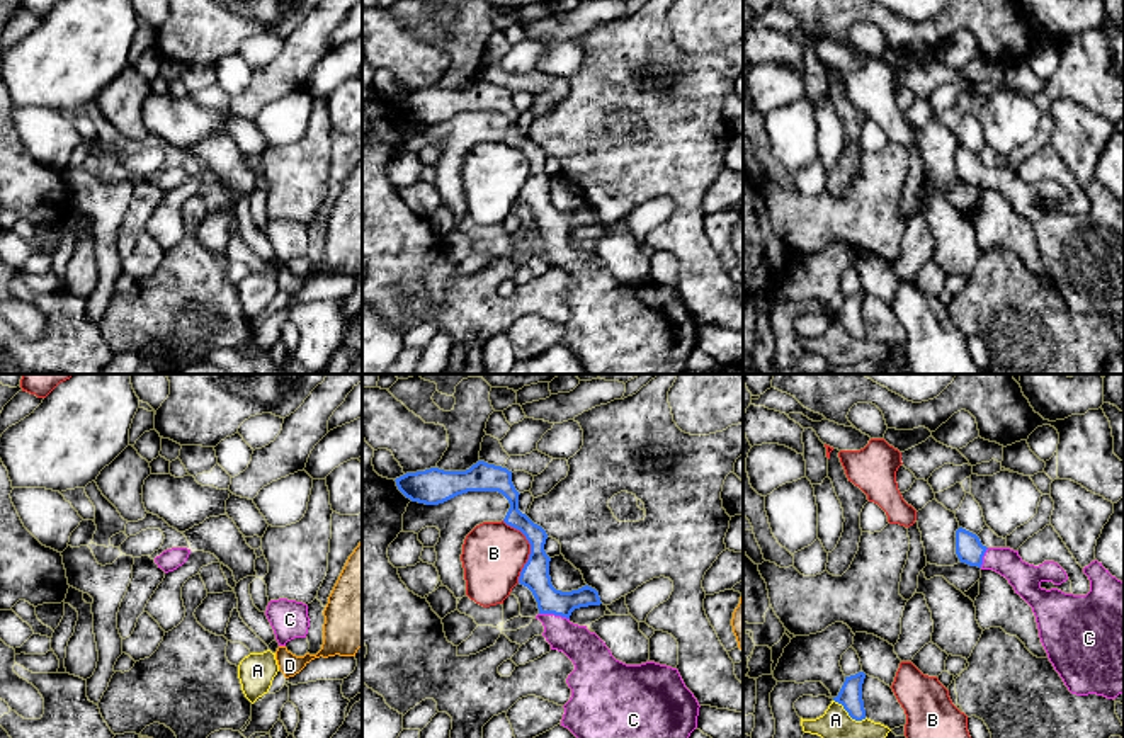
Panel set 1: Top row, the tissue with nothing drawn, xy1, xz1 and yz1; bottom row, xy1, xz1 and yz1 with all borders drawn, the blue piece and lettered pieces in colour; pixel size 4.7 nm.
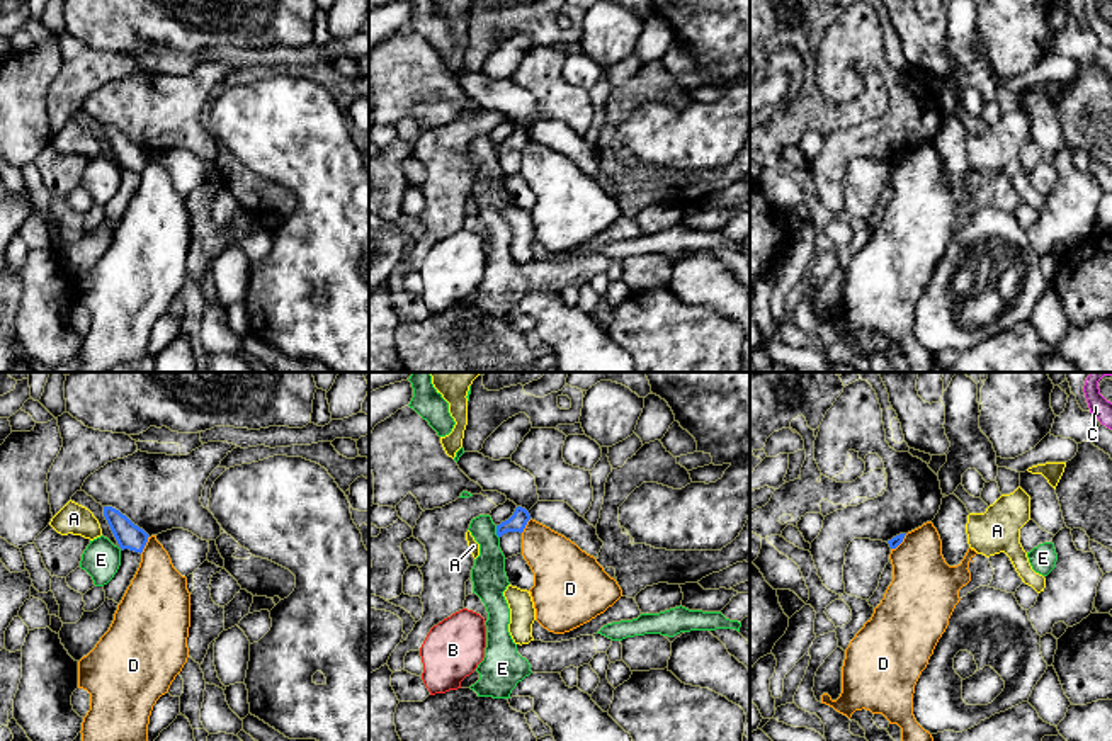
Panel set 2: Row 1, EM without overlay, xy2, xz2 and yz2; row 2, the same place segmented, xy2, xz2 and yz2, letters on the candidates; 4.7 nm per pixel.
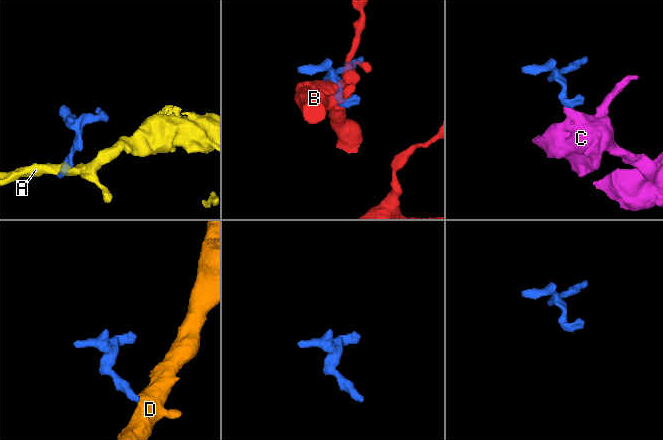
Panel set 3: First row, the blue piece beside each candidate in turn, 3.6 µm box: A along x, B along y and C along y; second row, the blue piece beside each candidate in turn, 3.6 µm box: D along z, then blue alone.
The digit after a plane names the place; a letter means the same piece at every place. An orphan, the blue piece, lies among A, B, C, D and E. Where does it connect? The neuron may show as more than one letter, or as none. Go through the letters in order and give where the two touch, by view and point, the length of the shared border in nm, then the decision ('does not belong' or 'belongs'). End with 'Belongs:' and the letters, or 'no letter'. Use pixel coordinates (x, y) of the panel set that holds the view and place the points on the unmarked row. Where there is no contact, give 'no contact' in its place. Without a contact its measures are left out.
A: yz1 (849, 334) | 180 nm | does not belong
B: xz1 (531, 167) | 300 nm | does not belong
C: xz1 (555, 233) | 150 nm | belongs
D: xy2 (145, 164) | 100 nm | does not belong
E: xz2 (497, 152) | 70 nm | does not belong
Belongs: C

